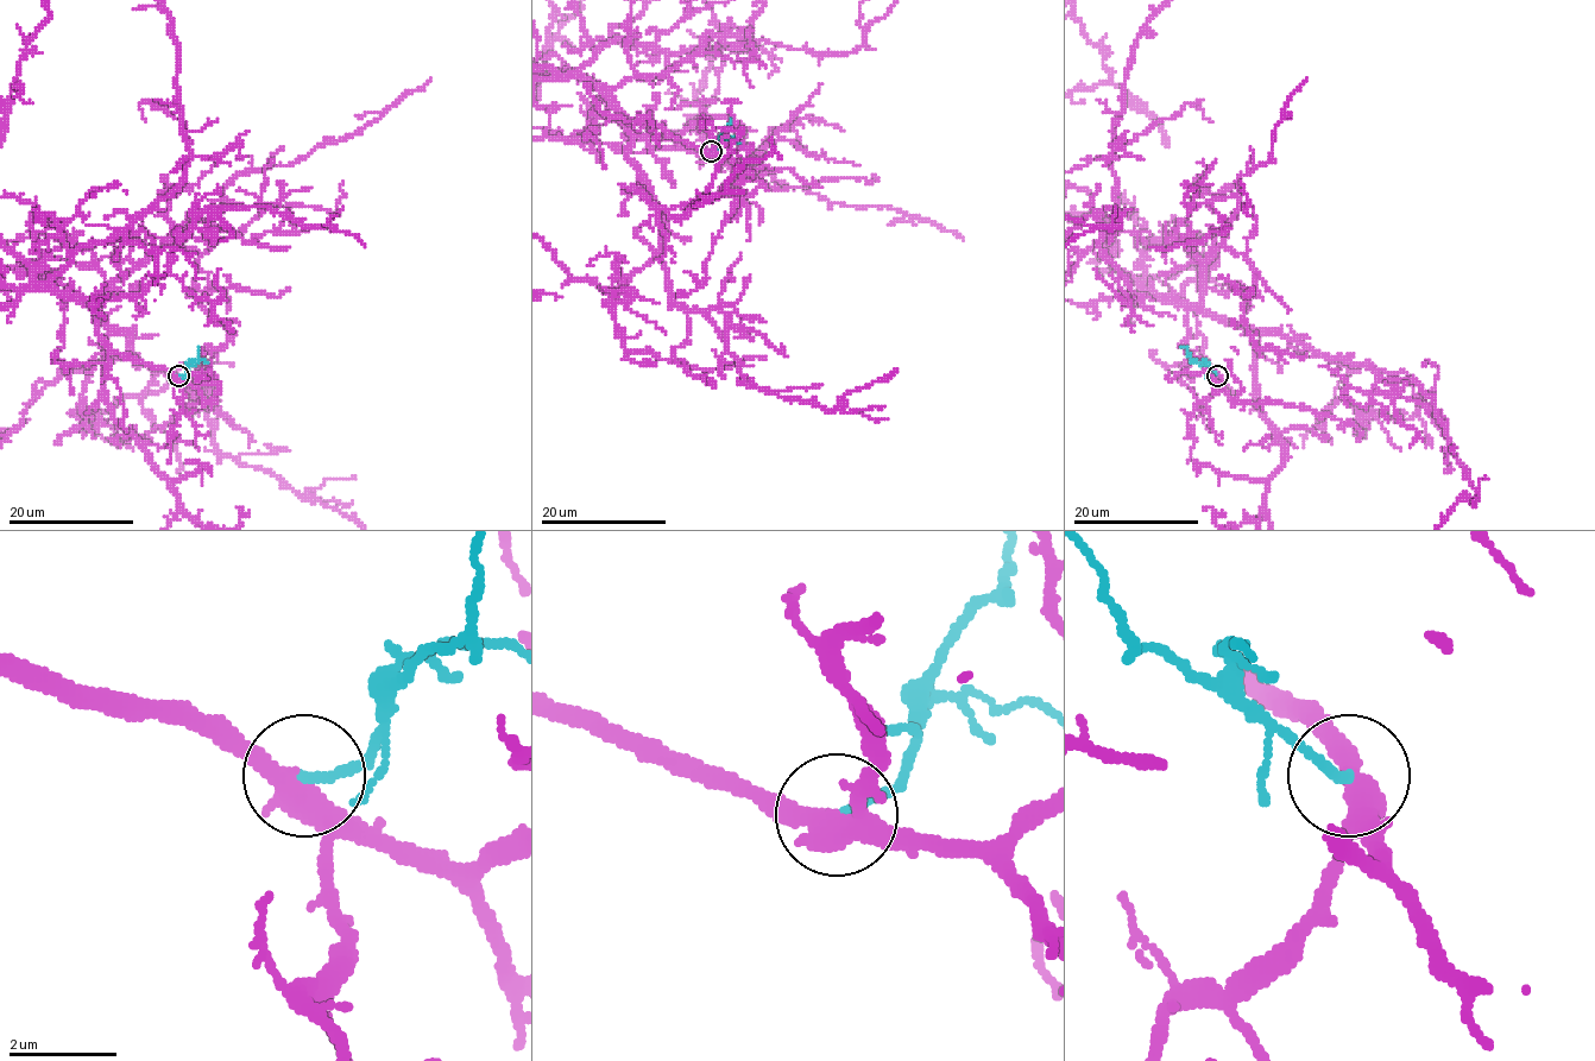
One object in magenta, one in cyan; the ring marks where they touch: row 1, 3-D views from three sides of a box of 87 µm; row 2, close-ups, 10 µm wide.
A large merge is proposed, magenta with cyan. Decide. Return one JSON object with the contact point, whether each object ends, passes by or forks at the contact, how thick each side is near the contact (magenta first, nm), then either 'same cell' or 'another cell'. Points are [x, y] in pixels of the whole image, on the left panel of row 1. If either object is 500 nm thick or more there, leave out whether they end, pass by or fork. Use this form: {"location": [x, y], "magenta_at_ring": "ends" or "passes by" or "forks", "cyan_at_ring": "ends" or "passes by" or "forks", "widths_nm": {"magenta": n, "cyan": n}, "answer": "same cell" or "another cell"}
{"location": [178, 376], "magenta_at_ring": "passes by", "cyan_at_ring": "ends", "widths_nm": {"magenta": 460, "cyan": 180}, "answer": "same cell"}

